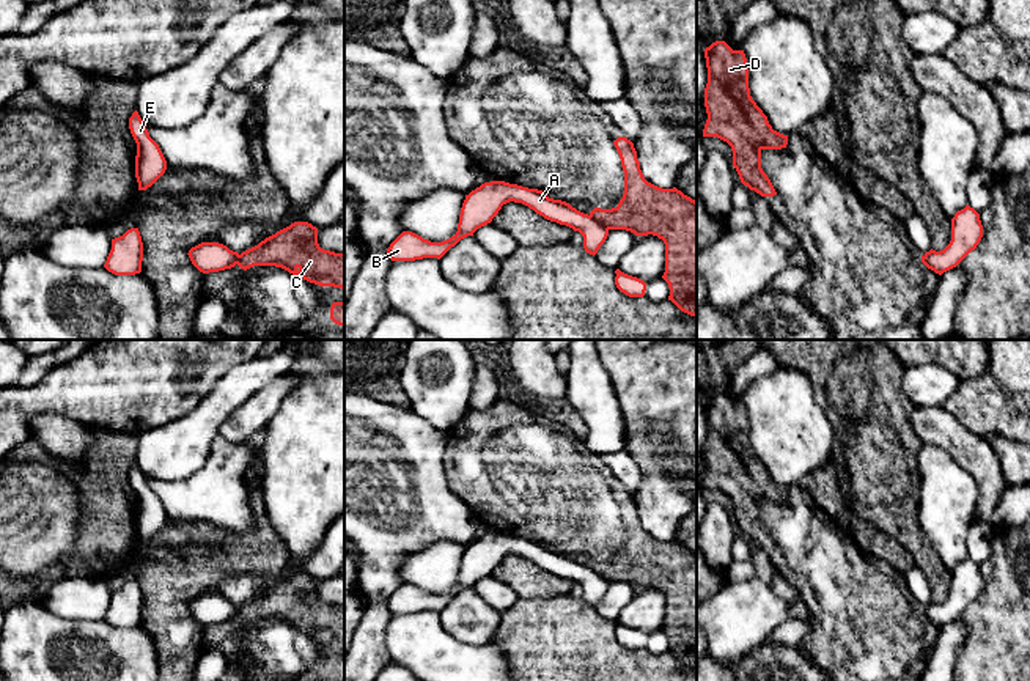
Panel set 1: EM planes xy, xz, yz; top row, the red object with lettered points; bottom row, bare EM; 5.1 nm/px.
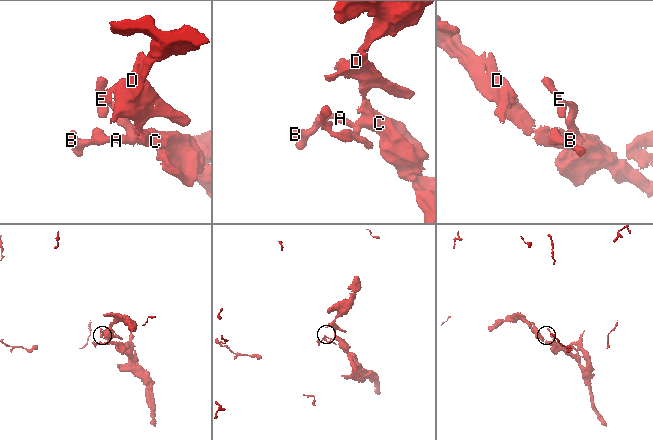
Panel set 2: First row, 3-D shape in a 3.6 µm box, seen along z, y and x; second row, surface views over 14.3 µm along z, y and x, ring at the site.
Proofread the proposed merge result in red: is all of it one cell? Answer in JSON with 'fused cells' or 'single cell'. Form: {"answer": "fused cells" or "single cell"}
{"answer": "fused cells"}

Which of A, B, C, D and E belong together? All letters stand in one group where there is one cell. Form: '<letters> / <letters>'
A B E / C D

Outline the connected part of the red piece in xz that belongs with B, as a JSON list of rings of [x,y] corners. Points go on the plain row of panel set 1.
[[[505,533],[484,535],[469,547],[461,560],[458,583],[447,593],[431,594],[412,583],[403,583],[387,601],[392,613],[440,612],[461,591],[491,576],[503,557],[522,555],[550,574],[566,577],[583,588],[583,601],[596,607],[609,588],[609,582],[561,552],[549,550],[543,543]]]

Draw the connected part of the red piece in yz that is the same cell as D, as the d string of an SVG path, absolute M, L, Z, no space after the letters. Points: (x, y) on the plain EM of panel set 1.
M715 393L704 401L704 410L708 472L703 489L717 489L731 499L733 519L744 538L761 549L777 547L761 521L761 503L786 500L788 488L774 483L752 451L744 403L733 403L725 393Z

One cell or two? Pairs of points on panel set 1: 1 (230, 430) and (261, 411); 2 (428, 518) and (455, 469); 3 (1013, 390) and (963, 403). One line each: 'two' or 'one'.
1: one
2: two
3: one

